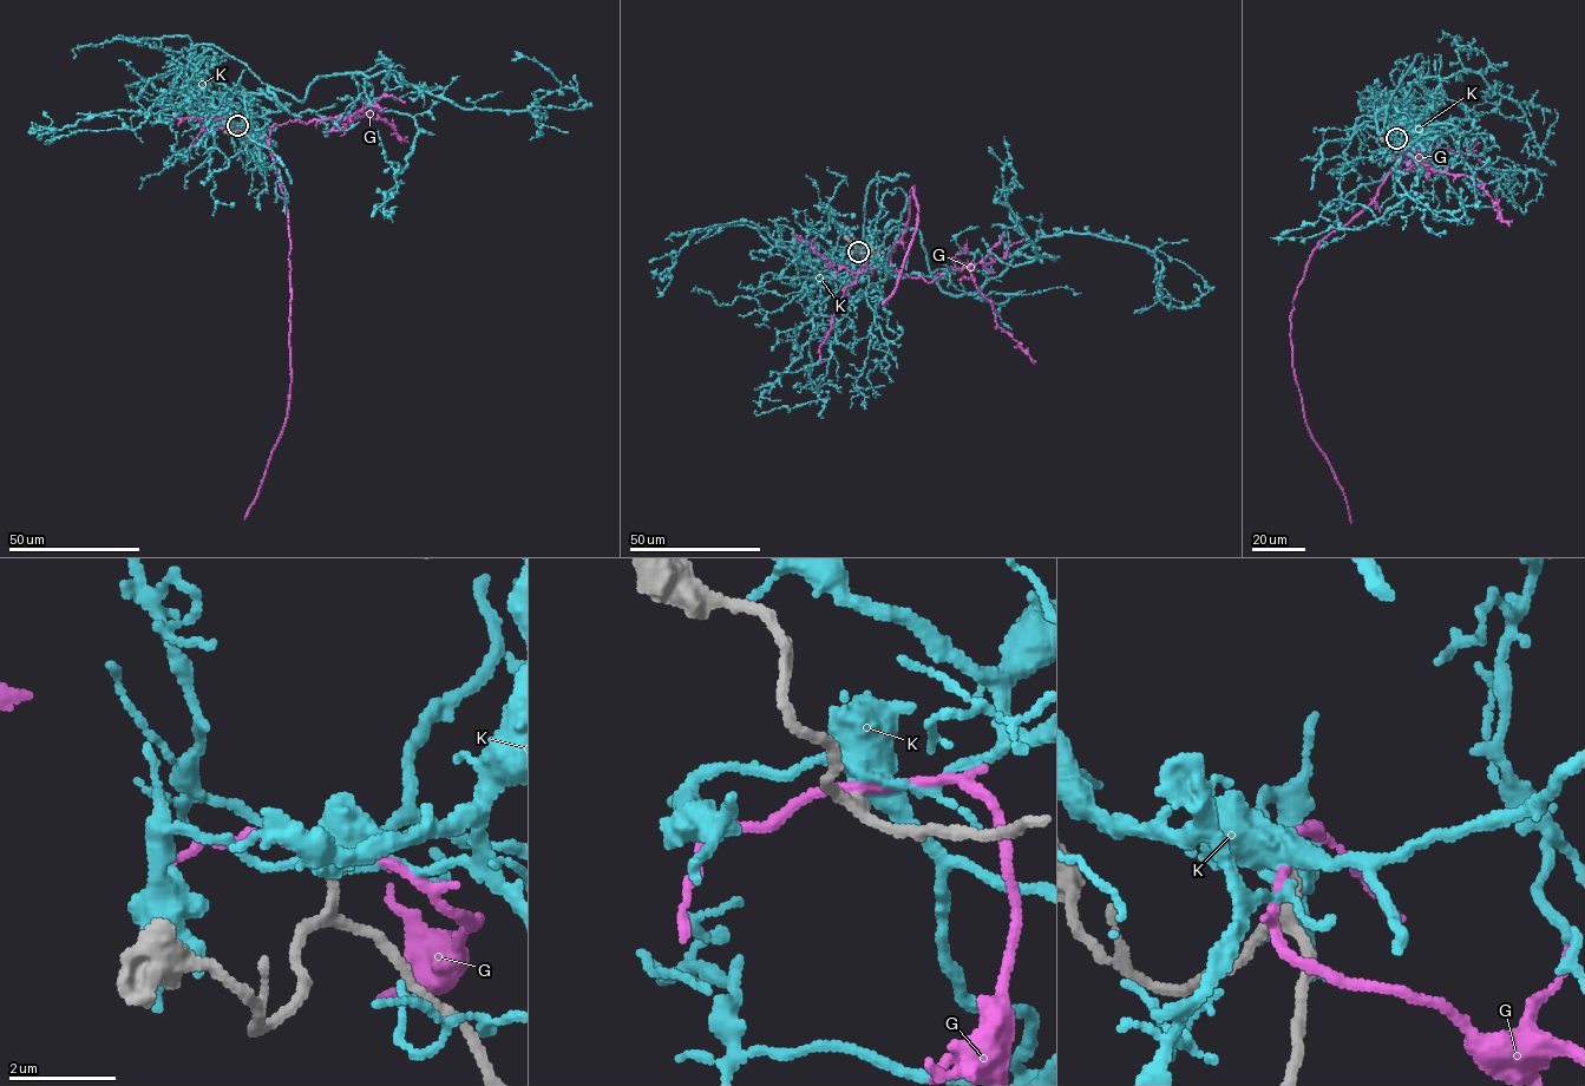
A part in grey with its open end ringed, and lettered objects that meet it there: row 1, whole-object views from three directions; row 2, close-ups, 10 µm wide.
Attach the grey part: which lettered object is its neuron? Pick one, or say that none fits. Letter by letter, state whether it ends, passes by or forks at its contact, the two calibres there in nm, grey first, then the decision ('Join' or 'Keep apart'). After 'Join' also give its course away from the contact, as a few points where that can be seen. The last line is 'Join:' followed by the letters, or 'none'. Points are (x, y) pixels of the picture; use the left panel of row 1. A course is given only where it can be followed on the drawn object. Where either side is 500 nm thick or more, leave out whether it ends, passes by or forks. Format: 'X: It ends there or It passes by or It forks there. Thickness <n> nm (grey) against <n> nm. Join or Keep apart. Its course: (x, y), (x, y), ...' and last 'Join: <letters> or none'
G: It passes by. Thickness 280 nm (grey) against 160 nm. Keep apart
K: It forks there. Thickness 240 nm (grey) against 440 nm. Keep apart
Join: none

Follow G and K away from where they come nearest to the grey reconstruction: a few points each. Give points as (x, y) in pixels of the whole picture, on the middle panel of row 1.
G: (858, 252), (866, 254), (865, 270), (889, 266), (906, 228), (914, 187), (916, 229), (891, 295), (882, 305)
K: (858, 252), (916, 228), (963, 295), (1042, 236), (1126, 241), (1183, 302), (1133, 313)

